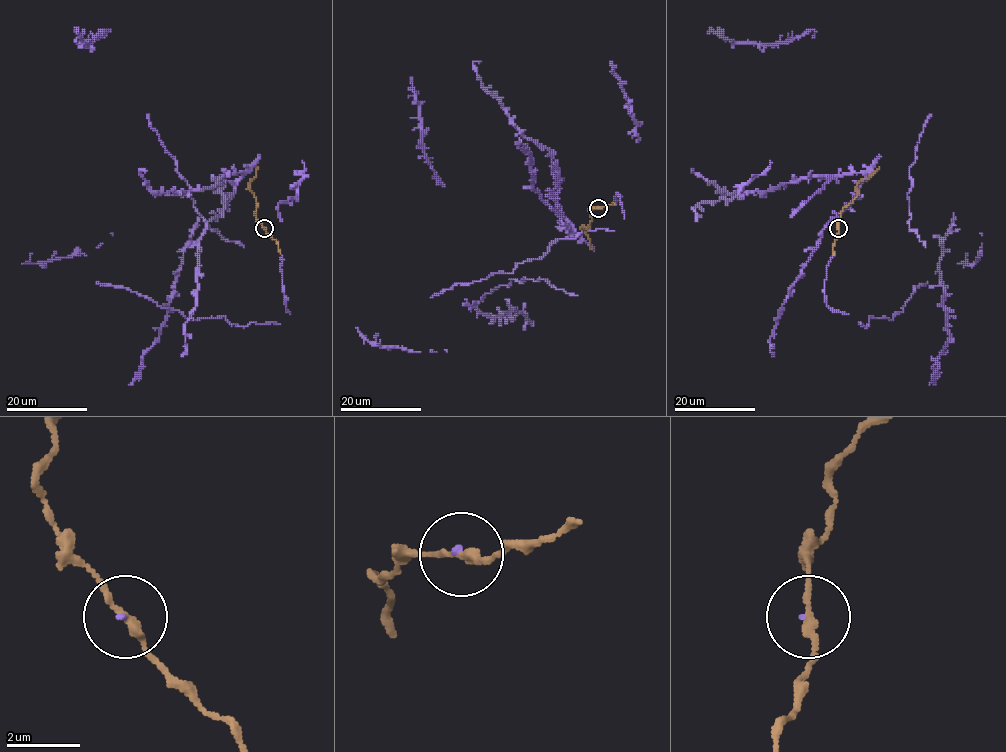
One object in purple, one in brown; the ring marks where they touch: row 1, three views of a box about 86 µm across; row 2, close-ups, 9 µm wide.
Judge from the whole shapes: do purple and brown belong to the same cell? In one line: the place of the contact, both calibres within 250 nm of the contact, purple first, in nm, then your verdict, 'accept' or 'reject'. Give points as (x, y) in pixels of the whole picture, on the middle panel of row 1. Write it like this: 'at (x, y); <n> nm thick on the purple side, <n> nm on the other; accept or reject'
at (598, 208); 70 nm thick on the purple side, 200 nm on the other; accept

